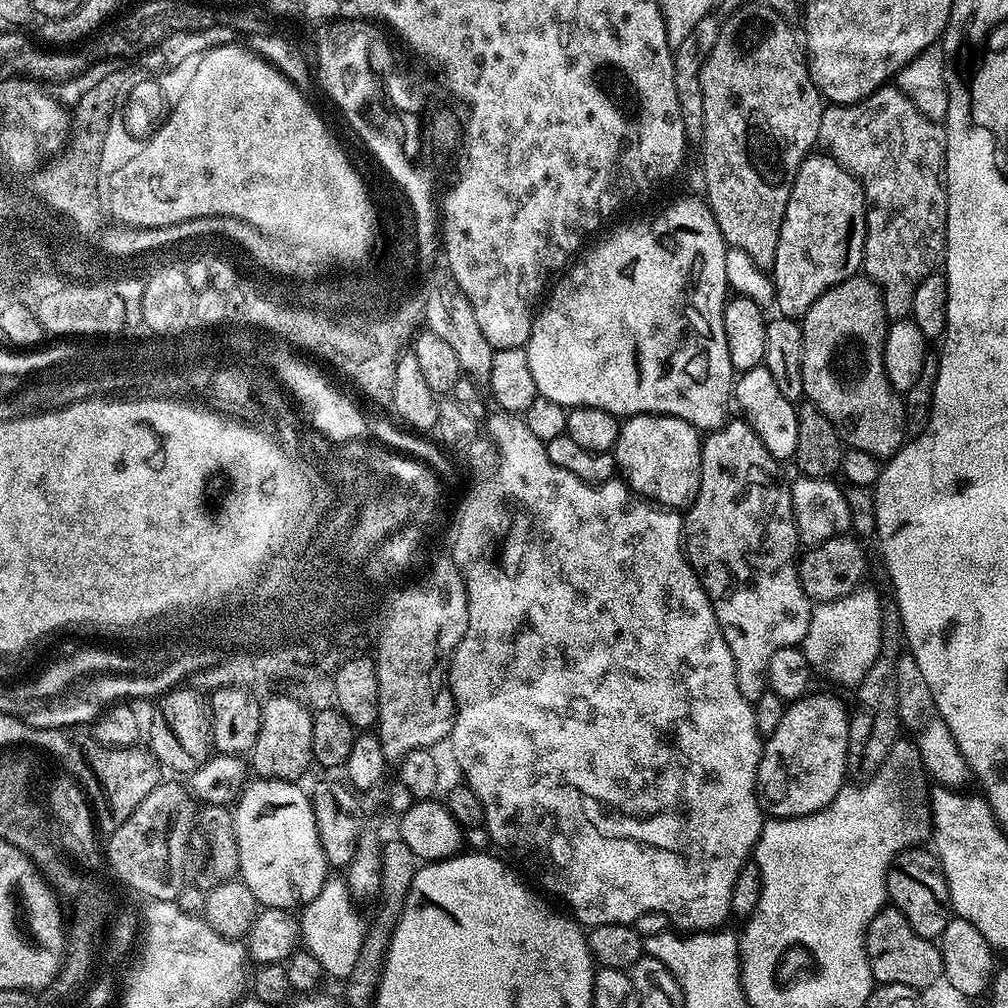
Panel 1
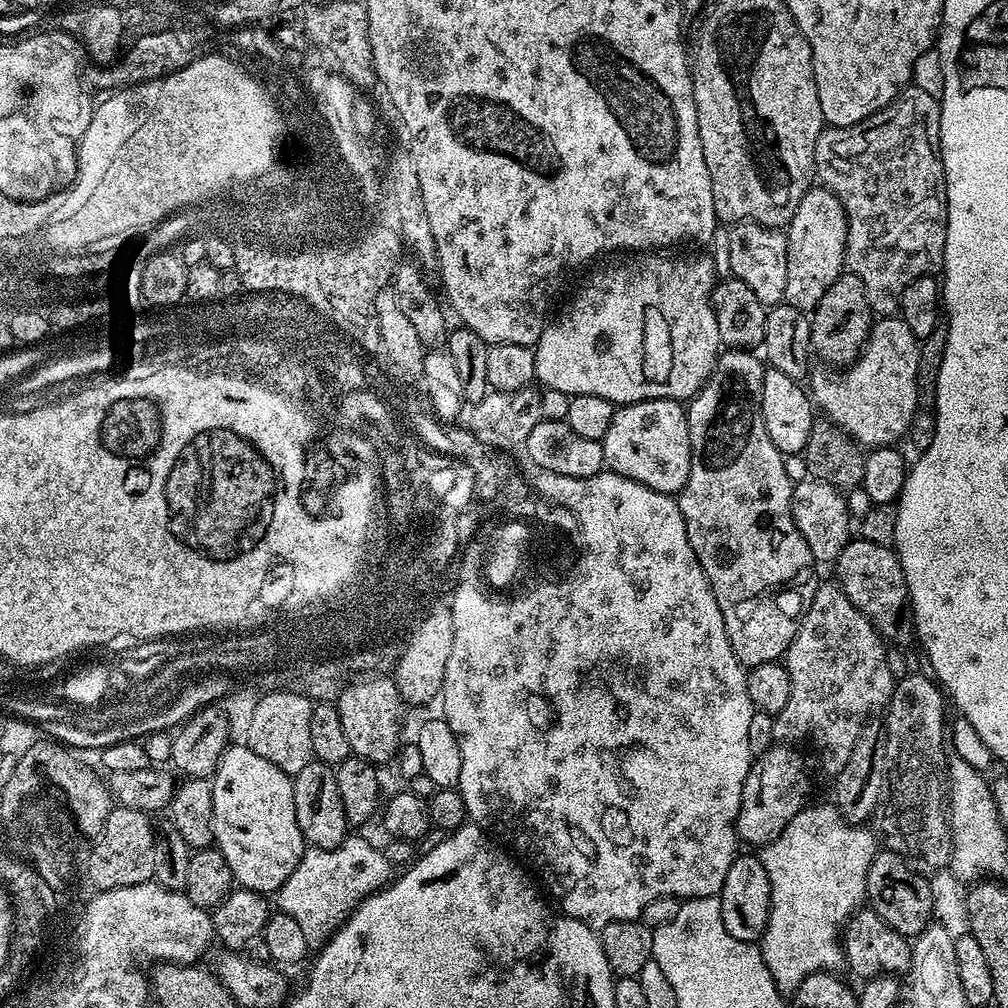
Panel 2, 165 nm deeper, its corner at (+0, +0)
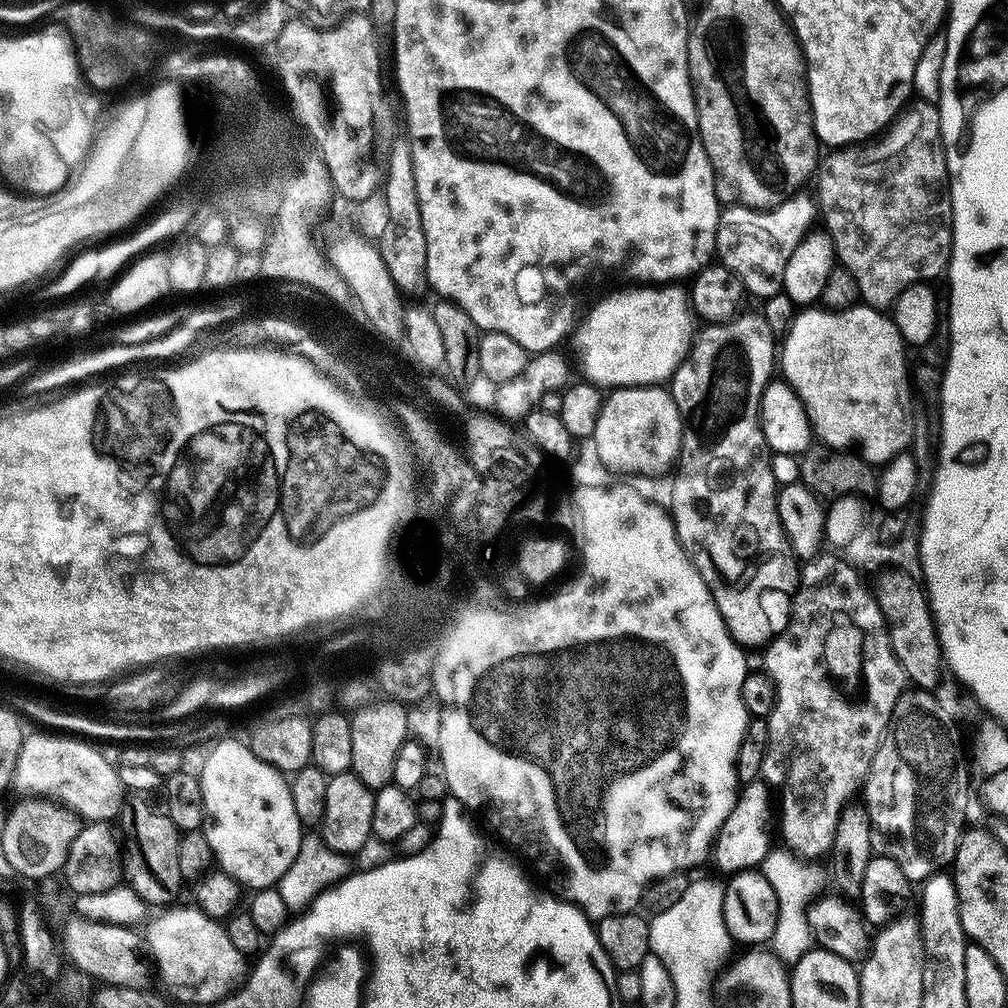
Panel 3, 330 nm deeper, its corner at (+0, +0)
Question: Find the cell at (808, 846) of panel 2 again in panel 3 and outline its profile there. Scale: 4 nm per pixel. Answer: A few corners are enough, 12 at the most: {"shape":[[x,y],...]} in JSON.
{"shape":[[777,846],[758,868],[778,894],[770,941],[785,965],[814,946],[815,867]]}

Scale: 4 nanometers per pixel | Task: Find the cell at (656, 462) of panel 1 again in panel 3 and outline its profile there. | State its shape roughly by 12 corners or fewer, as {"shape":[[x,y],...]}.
{"shape":[[664,386],[614,388],[591,437],[613,473],[677,463],[684,420]]}

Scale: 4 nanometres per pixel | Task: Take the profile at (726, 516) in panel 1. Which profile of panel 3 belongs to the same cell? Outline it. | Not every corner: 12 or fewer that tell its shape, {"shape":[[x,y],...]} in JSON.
{"shape":[[705,323],[672,375],[670,515],[732,637],[786,630],[802,568],[760,399],[778,336]]}

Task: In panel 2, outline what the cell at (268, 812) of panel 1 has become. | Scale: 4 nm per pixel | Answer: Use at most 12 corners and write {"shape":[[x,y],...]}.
{"shape":[[233,743],[211,777],[214,844],[276,894],[306,845],[290,776]]}

